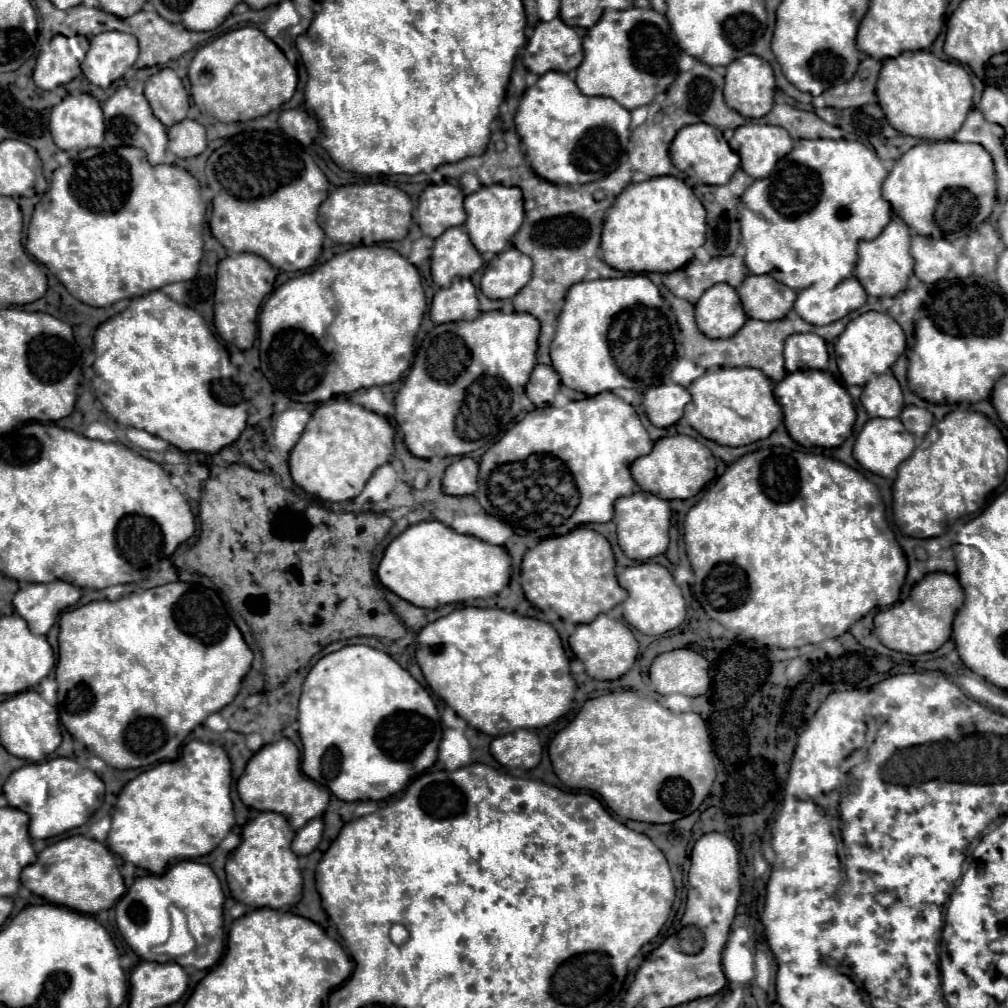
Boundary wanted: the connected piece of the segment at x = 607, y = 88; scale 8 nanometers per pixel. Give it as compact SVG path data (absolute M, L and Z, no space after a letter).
M652 8L608 10L584 36L584 60L576 70L576 84L586 96L608 96L626 110L634 110L664 94L676 74L676 42L664 14Z

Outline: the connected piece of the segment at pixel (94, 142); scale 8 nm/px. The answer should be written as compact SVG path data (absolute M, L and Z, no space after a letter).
M90 94L66 96L52 108L50 134L60 150L82 152L102 146L104 116L100 102Z

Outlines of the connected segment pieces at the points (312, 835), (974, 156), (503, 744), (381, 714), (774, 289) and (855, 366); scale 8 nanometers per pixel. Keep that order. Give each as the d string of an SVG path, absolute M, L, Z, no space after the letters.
M314 818L312 822L308 822L304 828L300 828L296 832L296 838L292 842L292 850L298 856L306 856L306 854L314 852L314 848L318 846L318 842L322 838L322 830L324 830L322 818Z
M956 140L946 142L924 142L912 146L892 168L882 186L882 196L890 202L892 210L910 226L916 234L928 234L944 240L958 240L970 230L980 226L992 212L996 202L996 180L990 152L980 144L962 144Z
M516 730L492 740L492 756L506 768L534 768L542 758L542 746L532 730Z
M346 646L338 652L332 652L316 662L316 666L310 670L306 676L306 682L302 686L302 696L300 696L300 706L298 706L298 724L300 724L300 738L302 738L302 770L306 776L316 780L320 786L326 786L336 798L344 802L366 802L366 800L386 800L390 796L396 796L408 786L408 782L422 772L426 772L438 758L438 746L440 746L440 734L442 734L442 724L440 716L436 710L434 700L430 694L396 662L392 660L386 652L374 650L370 646Z
M770 274L746 276L738 294L746 314L756 320L780 320L792 310L796 300L796 290L784 286Z
M866 312L858 318L854 318L846 330L836 338L834 354L838 362L838 370L846 384L858 384L864 386L868 380L886 374L892 364L904 354L906 350L906 338L904 330L896 320L892 320L884 312Z

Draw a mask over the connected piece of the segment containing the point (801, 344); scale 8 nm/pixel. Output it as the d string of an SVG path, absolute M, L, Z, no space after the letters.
M792 334L784 342L784 360L788 372L796 372L796 368L824 370L828 364L826 342L818 334Z

